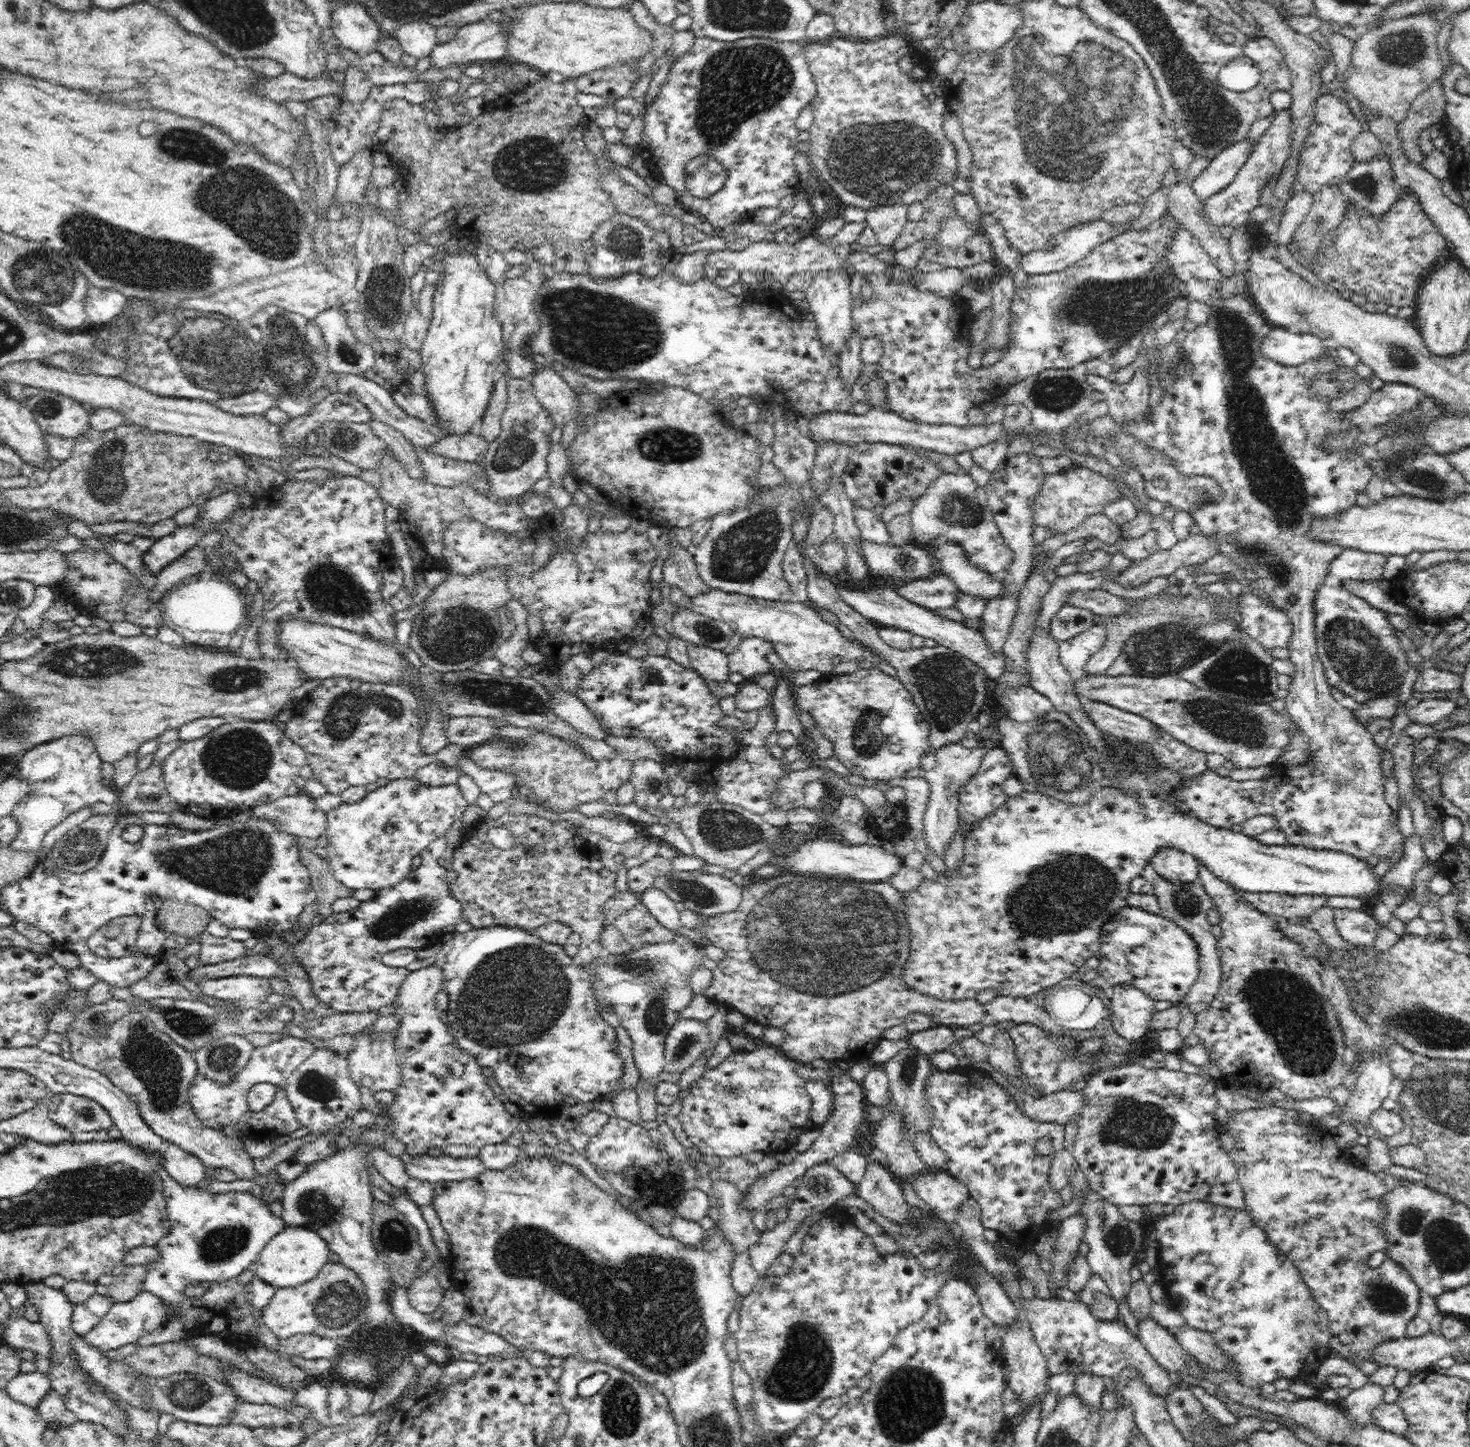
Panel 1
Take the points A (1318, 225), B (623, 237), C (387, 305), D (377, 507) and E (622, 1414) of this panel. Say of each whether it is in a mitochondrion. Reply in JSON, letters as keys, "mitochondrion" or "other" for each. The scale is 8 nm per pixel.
{"A":"mitochondrion","B":"mitochondrion","C":"mitochondrion","D":"other","E":"mitochondrion"}

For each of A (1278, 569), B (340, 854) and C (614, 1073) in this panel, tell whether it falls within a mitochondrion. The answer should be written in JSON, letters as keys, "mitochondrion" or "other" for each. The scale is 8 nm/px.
{"A":"mitochondrion","B":"other","C":"other"}

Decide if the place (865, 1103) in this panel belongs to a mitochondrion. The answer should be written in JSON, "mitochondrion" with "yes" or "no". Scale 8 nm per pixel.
{"mitochondrion":"no"}

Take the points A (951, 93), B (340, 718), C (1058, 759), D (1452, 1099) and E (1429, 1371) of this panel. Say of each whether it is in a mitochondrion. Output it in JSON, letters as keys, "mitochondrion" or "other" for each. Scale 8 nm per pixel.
{"A":"other","B":"mitochondrion","C":"mitochondrion","D":"mitochondrion","E":"other"}

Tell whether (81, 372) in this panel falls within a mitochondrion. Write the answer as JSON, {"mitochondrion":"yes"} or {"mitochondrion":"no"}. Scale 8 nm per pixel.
{"mitochondrion":"no"}

